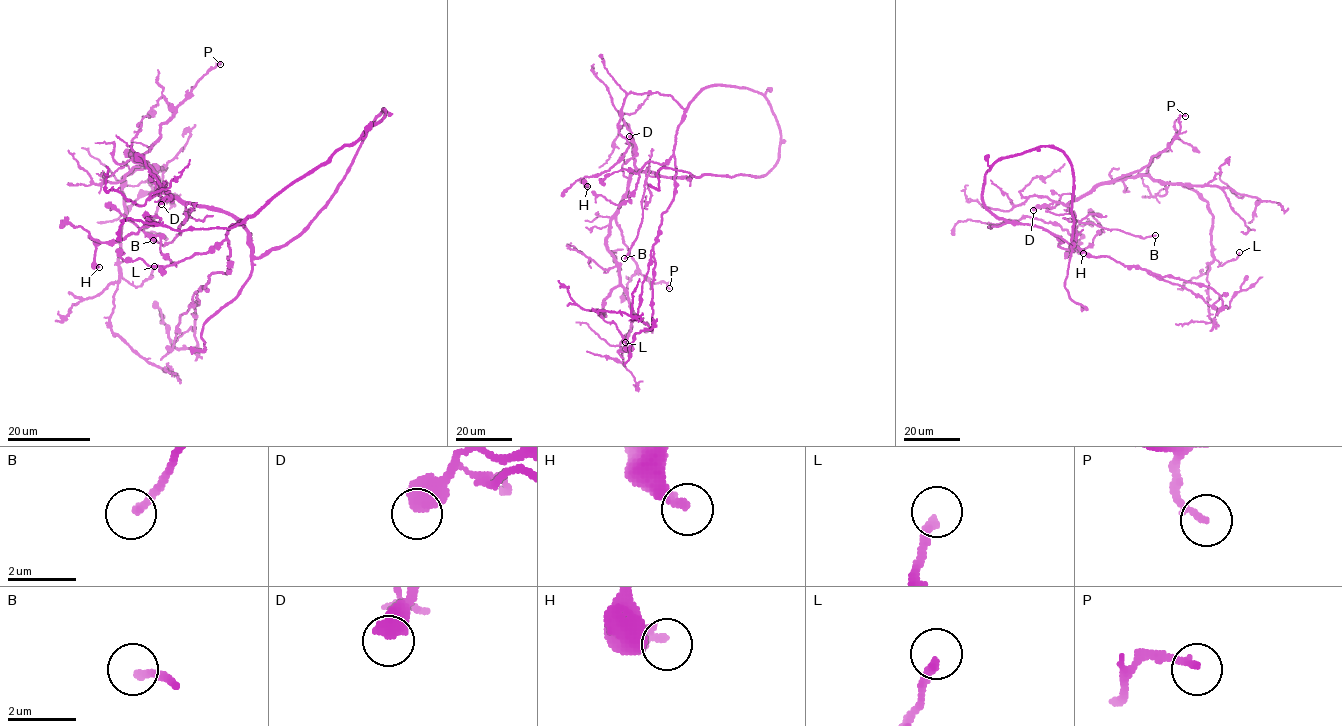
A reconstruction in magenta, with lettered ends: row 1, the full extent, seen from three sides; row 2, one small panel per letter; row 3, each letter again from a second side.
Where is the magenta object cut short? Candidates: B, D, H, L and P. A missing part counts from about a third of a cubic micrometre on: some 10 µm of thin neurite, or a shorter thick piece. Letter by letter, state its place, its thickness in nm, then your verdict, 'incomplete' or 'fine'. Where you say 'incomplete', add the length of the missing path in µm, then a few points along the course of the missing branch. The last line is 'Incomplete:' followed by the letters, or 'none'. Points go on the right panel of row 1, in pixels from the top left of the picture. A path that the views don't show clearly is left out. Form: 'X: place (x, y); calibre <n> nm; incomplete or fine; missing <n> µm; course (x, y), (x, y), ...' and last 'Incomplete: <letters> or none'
B: place (1155, 235); calibre 220 nm; fine
D: place (1033, 210); calibre 600 nm; fine
H: place (1083, 253); calibre 320 nm; fine
L: place (1239, 252); calibre 240 nm; fine
P: place (1185, 116); calibre 190 nm; fine
Incomplete: none

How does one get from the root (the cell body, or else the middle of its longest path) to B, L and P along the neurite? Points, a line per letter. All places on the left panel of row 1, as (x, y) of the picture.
B: (359, 149), (318, 216), (258, 257), (234, 218), (193, 204), (185, 206), (186, 220), (170, 242), (153, 240)
L: (359, 149), (258, 257), (127, 153), (147, 166), (122, 180), (119, 274), (139, 286), (154, 266)
P: (359, 149), (318, 216), (255, 257), (249, 233), (234, 218), (179, 202), (141, 161), (160, 125), (220, 64)

